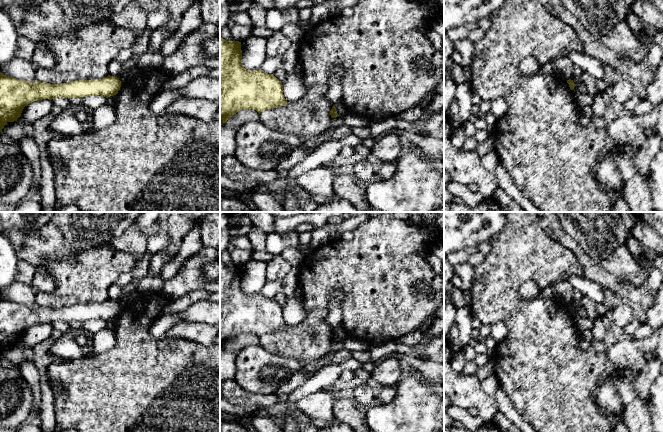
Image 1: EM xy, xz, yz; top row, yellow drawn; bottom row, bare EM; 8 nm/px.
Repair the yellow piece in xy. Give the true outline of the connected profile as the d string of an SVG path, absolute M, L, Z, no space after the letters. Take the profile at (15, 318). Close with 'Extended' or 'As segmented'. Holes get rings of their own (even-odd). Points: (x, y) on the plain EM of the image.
M0 296L0 356L8 346L17 345L24 331L34 325L91 319L102 319L108 322L116 319L120 311L119 302L110 299L102 303L50 308L37 303L31 307L6 300Z. As segmented

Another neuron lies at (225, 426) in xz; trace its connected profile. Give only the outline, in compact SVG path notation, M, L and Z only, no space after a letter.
M228 421L220 422L220 432L249 432L244 426Z

